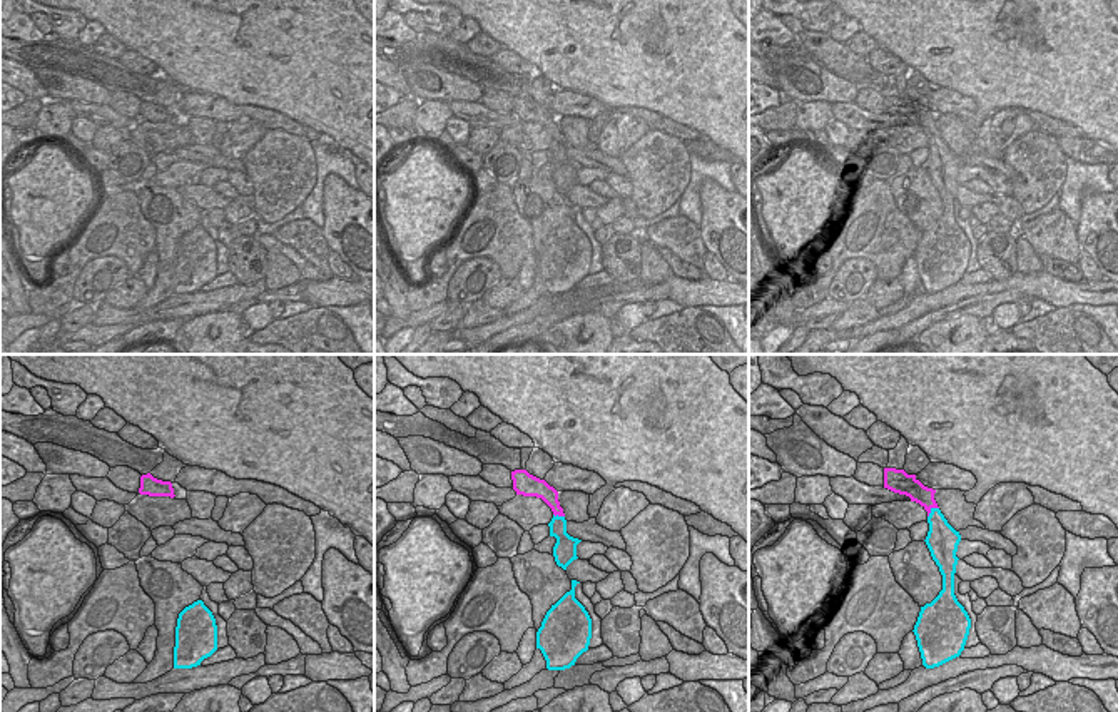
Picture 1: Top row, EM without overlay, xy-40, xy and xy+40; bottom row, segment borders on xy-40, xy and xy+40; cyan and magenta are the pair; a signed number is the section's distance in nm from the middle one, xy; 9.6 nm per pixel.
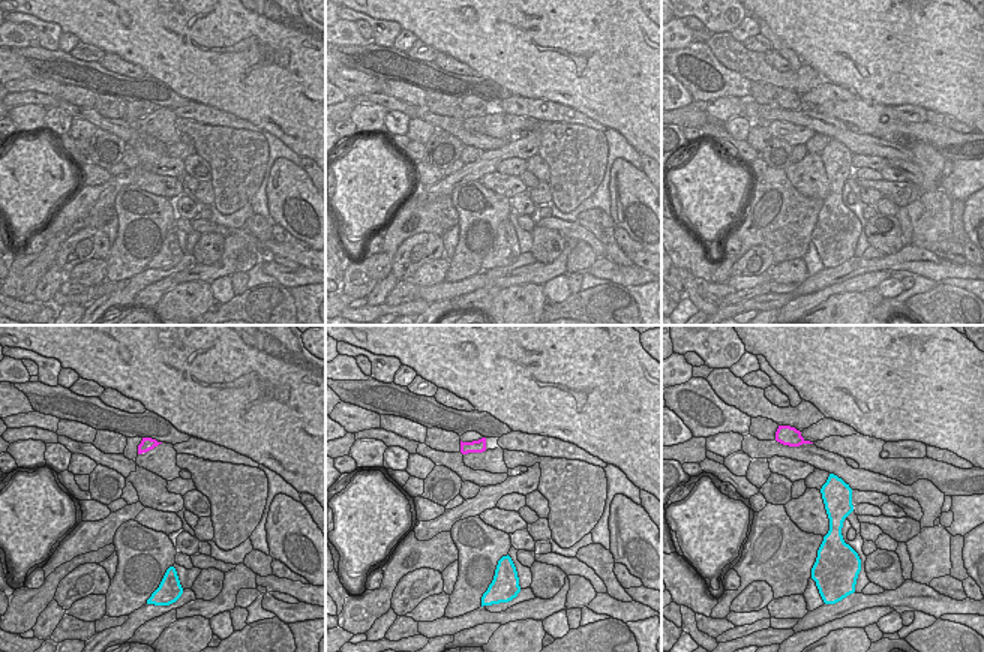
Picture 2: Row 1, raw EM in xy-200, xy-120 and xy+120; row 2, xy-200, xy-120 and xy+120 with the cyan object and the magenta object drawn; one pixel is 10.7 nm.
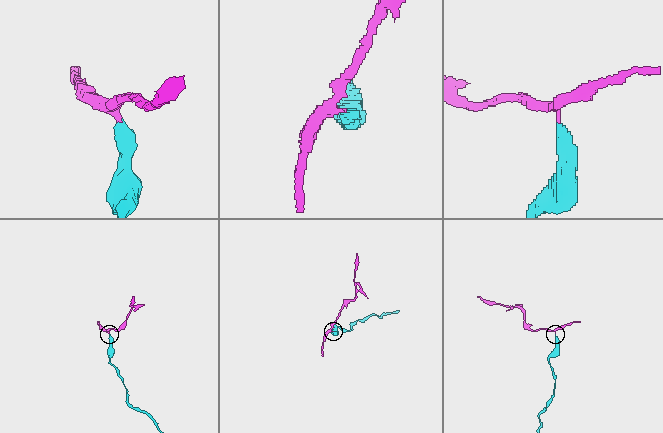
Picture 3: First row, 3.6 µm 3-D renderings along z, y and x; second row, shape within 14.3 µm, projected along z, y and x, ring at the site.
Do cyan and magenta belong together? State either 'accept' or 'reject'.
reject

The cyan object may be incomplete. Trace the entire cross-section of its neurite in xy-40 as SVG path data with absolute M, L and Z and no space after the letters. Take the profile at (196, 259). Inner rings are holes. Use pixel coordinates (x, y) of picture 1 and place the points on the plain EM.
M202 226L185 232L177 244L174 294L192 294L217 276L217 251Z

